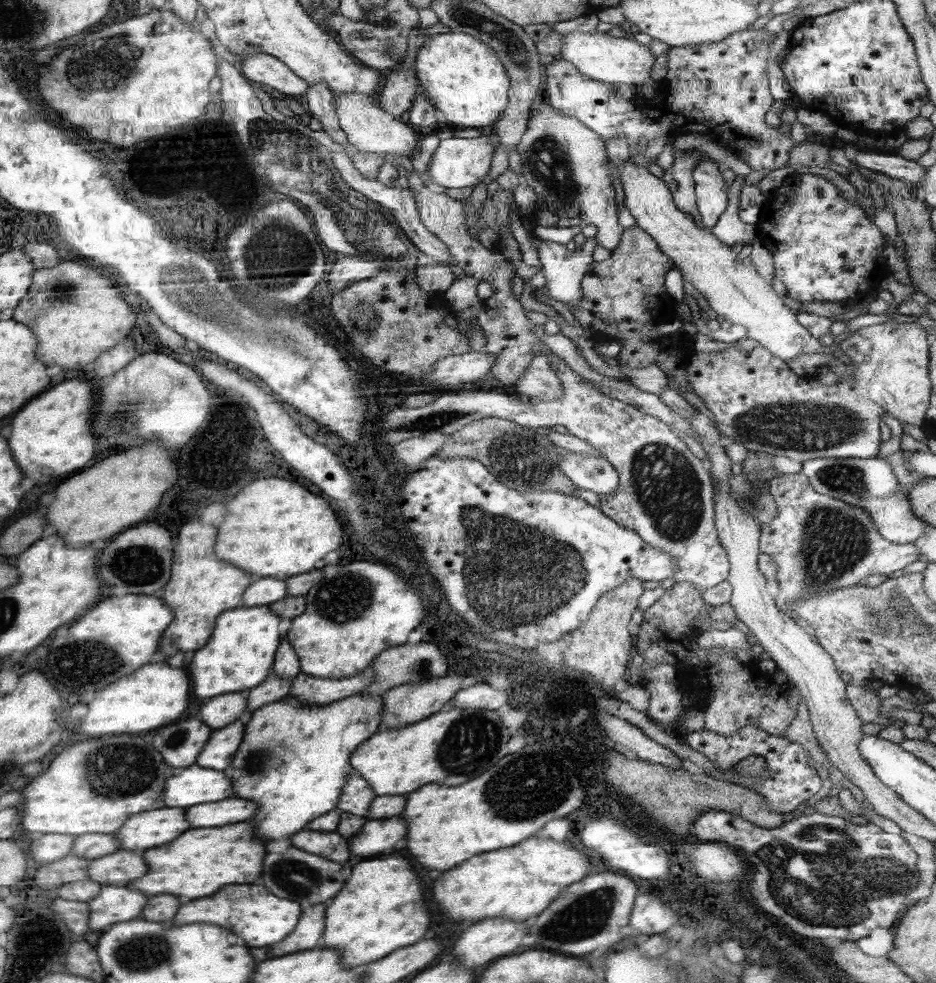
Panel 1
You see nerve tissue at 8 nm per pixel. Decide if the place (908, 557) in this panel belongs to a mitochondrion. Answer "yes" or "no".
no

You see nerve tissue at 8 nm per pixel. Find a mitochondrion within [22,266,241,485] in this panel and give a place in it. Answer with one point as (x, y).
(62, 292)

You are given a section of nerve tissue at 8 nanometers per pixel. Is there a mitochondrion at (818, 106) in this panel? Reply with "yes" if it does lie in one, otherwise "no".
no

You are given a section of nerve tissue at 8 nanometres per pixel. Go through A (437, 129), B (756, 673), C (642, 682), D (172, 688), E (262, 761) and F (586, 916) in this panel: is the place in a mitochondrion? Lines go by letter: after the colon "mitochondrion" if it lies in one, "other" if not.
A: other
B: other
C: other
D: other
E: mitochondrion
F: mitochondrion

